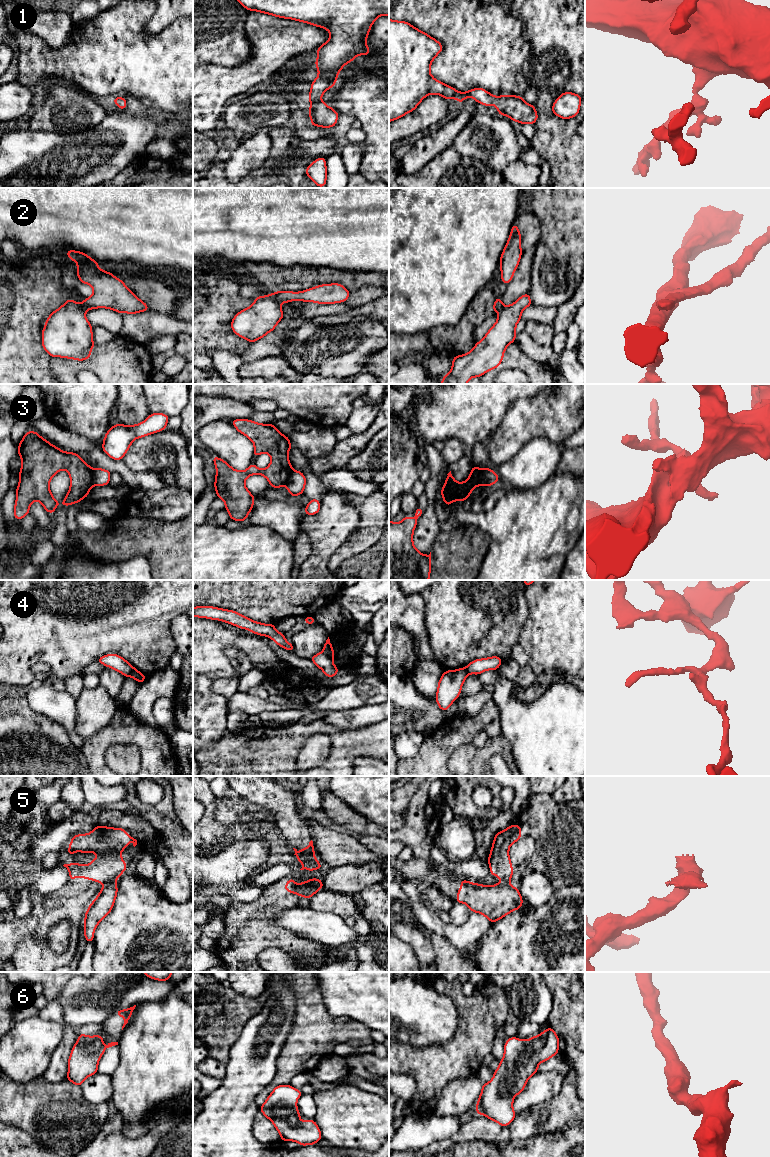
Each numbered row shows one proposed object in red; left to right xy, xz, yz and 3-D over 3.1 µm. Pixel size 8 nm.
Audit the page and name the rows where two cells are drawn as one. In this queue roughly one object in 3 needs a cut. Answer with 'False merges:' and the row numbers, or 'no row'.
False merges: 2, 3, 4, 5

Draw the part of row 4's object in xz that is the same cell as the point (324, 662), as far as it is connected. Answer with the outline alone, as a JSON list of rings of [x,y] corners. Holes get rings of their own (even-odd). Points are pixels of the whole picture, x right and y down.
[[[323,651],[312,656],[310,660],[314,662],[329,678],[335,676],[339,671],[339,668],[333,664],[333,659]]]

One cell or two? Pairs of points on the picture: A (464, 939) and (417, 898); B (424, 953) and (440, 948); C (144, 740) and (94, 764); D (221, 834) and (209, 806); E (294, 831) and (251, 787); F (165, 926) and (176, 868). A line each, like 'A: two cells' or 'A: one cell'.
A: one cell
B: two cells
C: one cell
D: one cell
E: one cell
F: two cells

